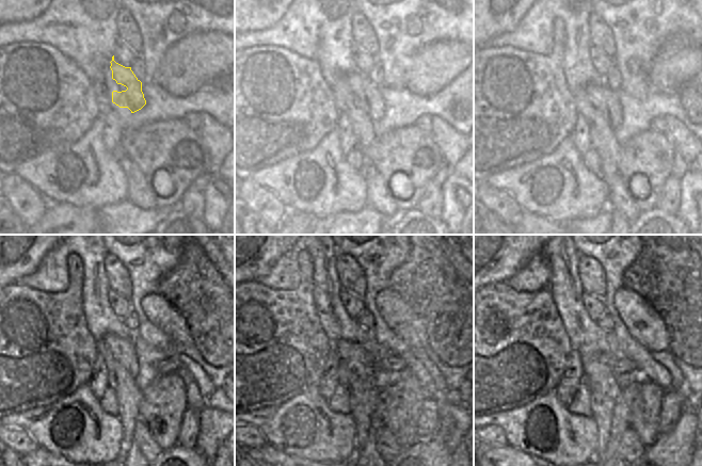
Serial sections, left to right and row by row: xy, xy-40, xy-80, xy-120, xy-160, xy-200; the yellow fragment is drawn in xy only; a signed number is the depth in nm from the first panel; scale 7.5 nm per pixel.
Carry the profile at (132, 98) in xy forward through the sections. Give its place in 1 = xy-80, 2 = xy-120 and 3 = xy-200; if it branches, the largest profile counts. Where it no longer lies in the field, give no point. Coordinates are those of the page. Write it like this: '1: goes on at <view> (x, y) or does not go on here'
1: goes on at xy-80 (609, 101)
2: goes on at xy-120 (125, 347)
3: goes on at xy-200 (594, 371)

